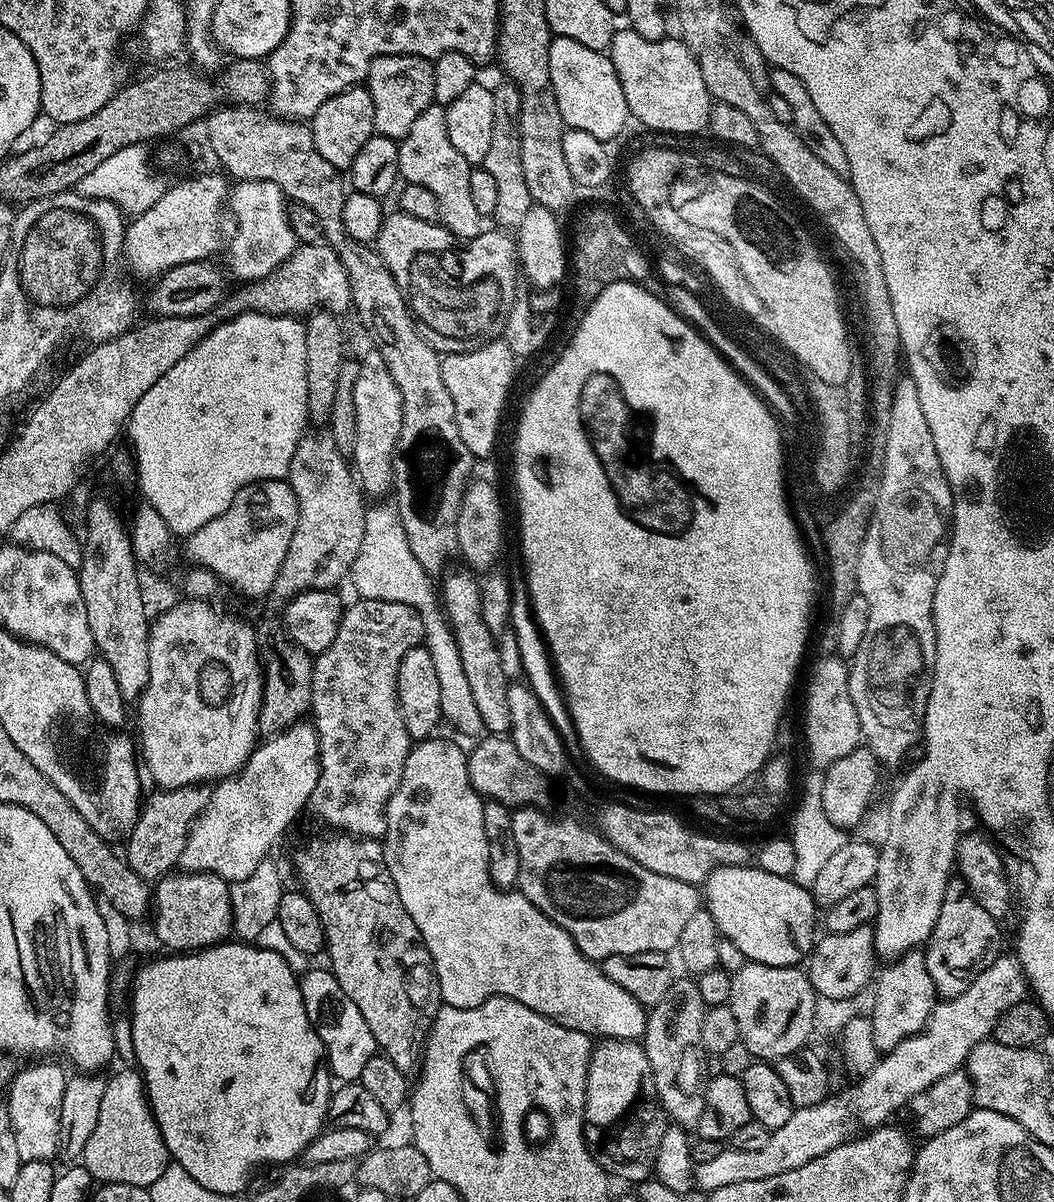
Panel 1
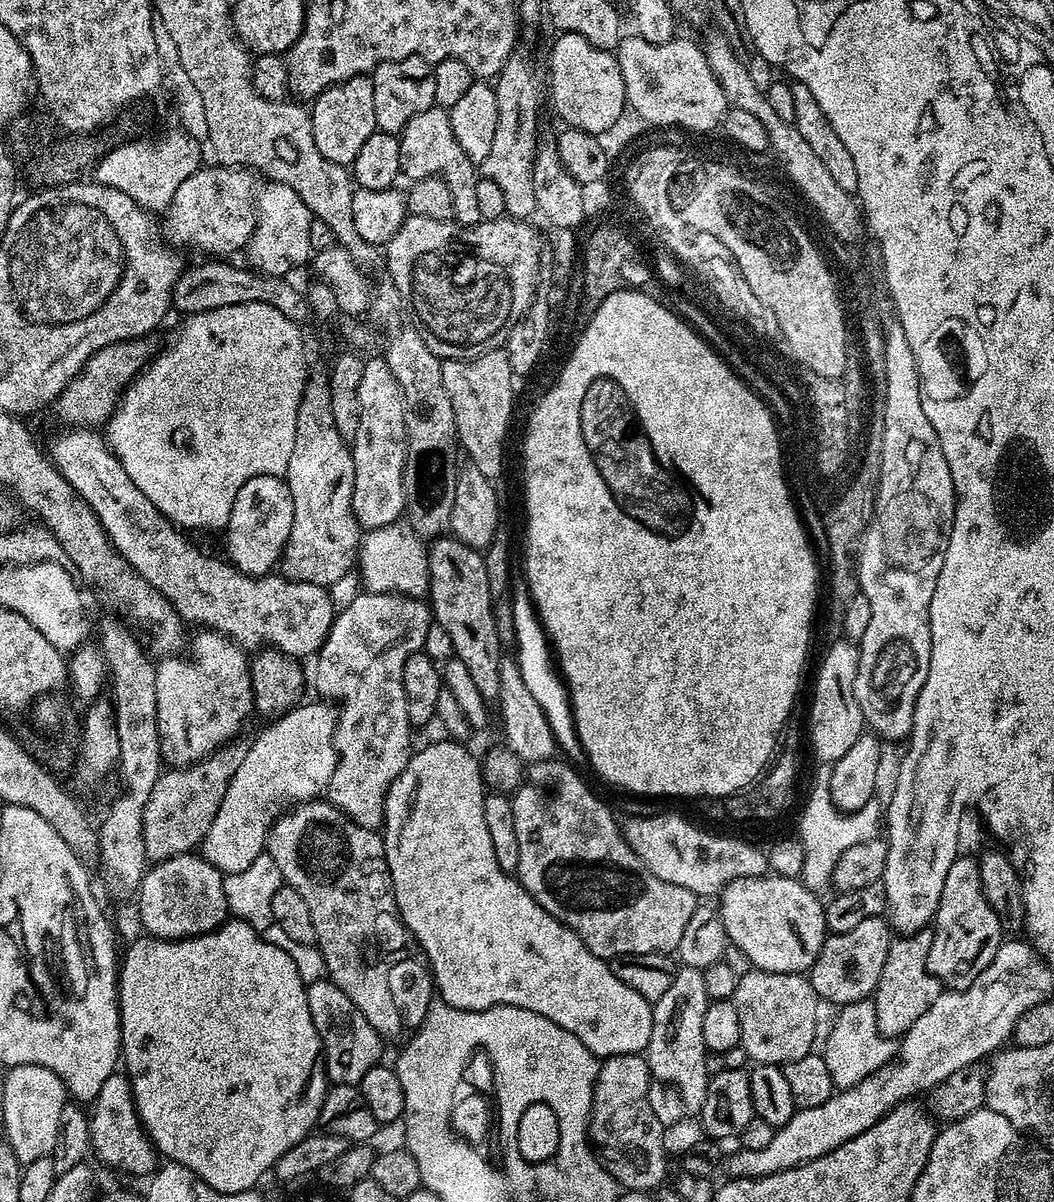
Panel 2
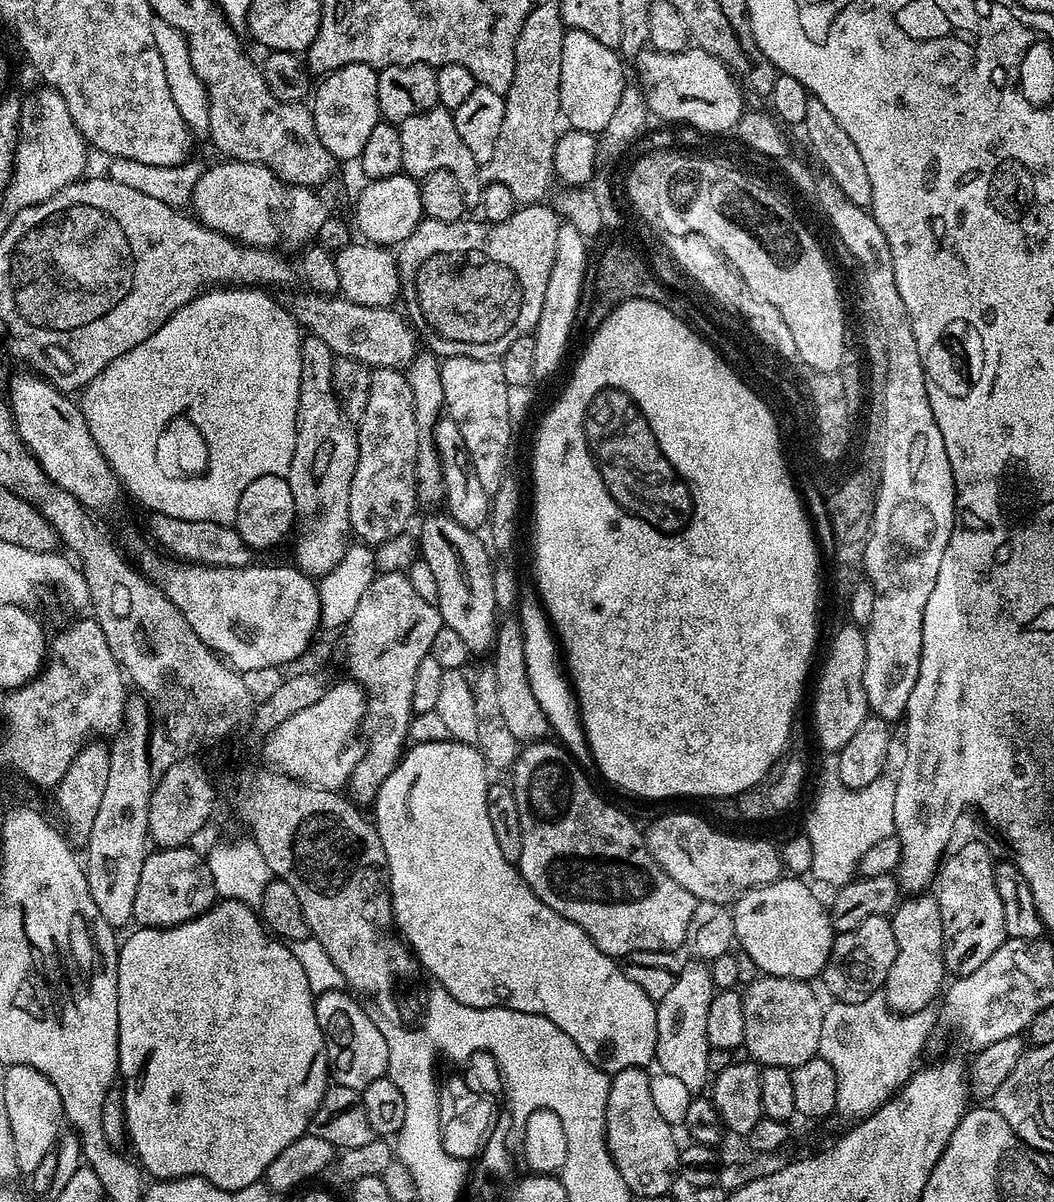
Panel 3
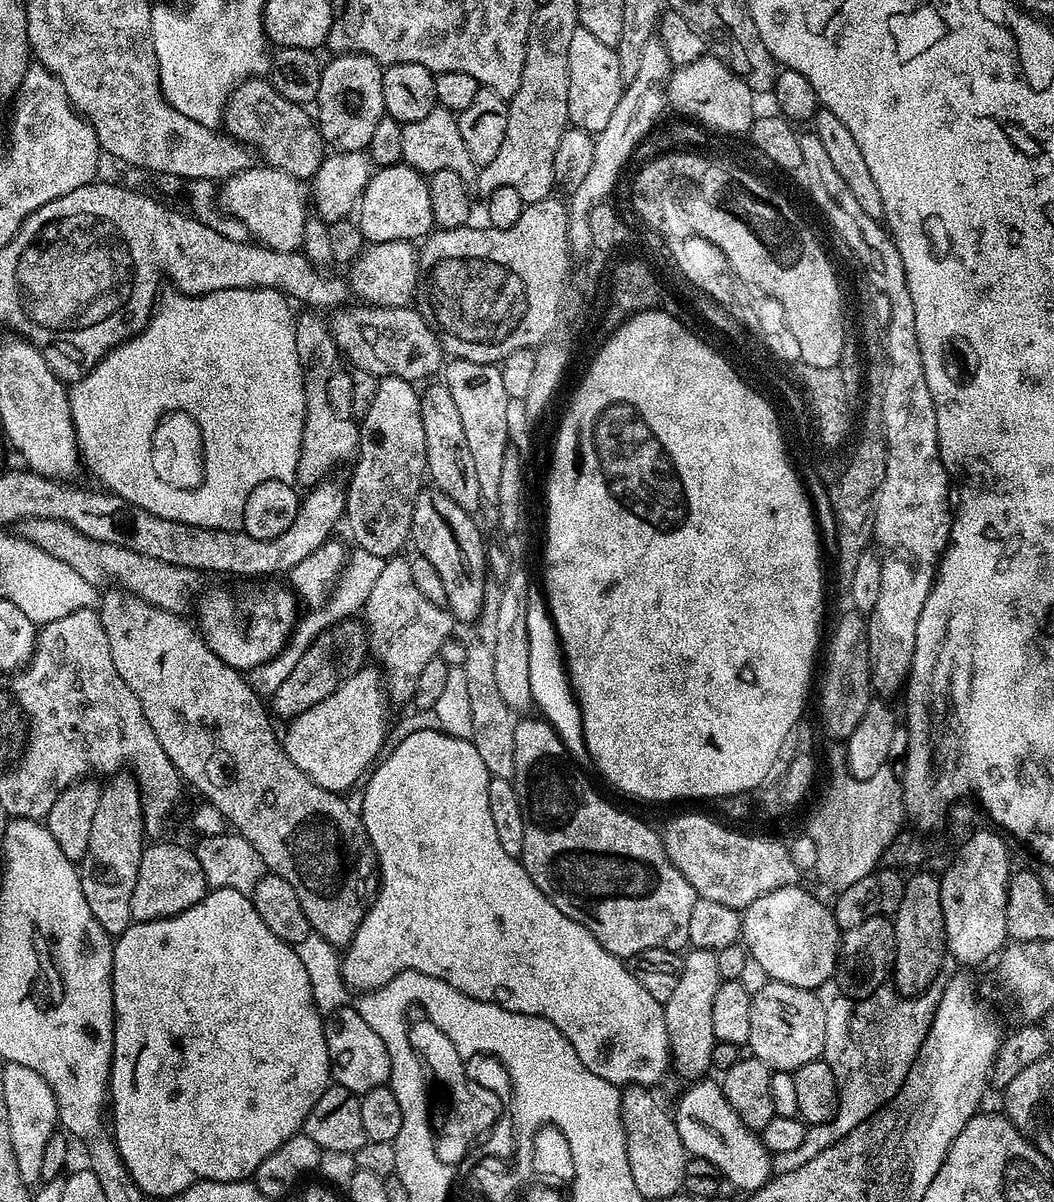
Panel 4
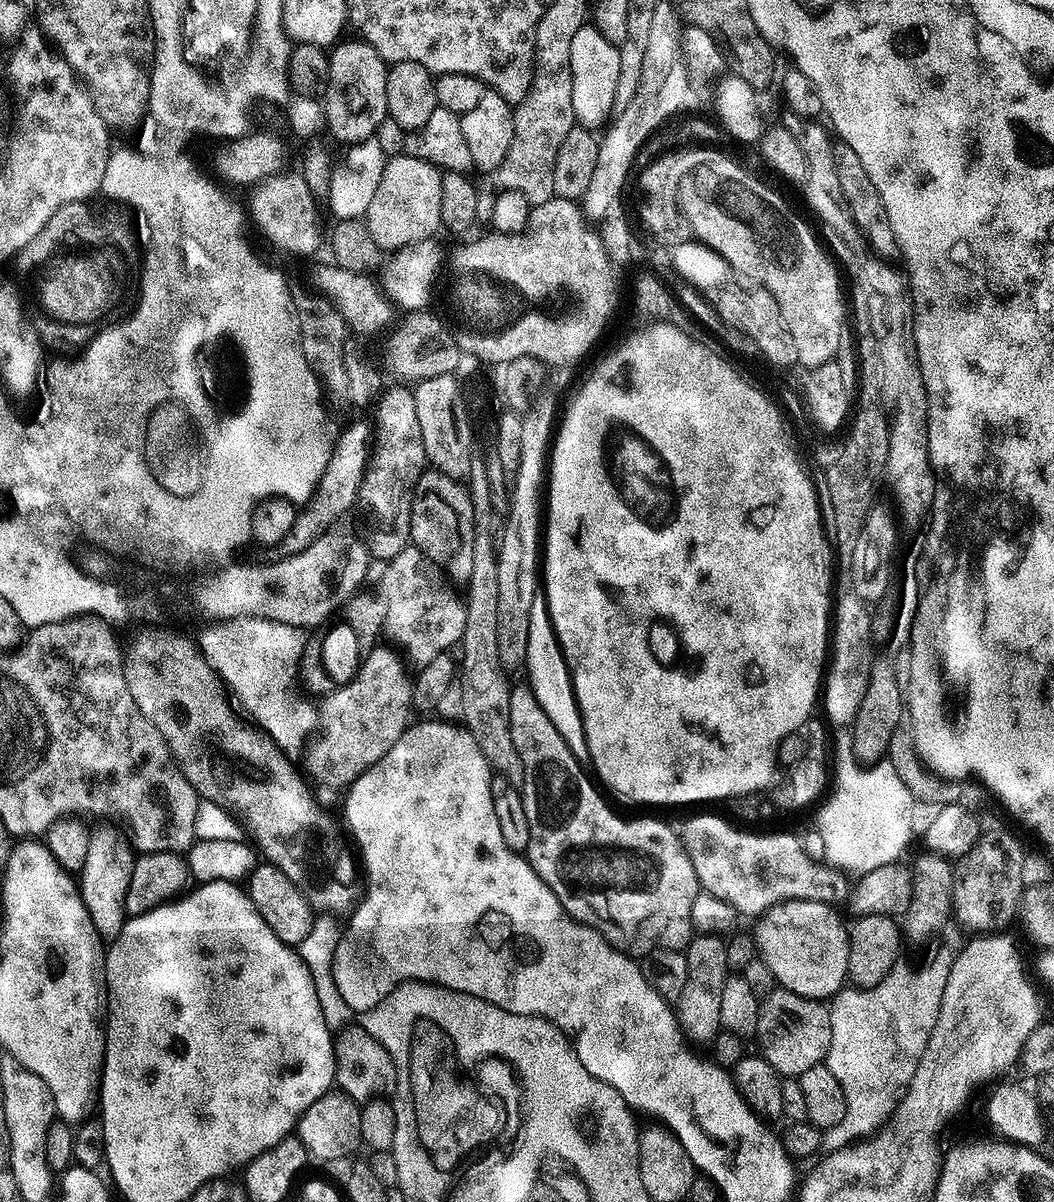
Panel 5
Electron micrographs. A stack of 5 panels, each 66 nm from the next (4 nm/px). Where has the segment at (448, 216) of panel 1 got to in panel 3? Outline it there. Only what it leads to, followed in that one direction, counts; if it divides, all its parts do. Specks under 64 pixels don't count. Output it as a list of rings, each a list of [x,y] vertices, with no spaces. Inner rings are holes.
[[[437,106],[422,114],[414,114],[414,118],[406,118],[398,127],[402,138],[403,171],[413,178],[419,178],[434,170],[450,170],[450,174],[458,178],[458,186],[462,188],[465,209],[479,209],[482,168],[462,142],[458,126],[454,126],[452,112]]]

